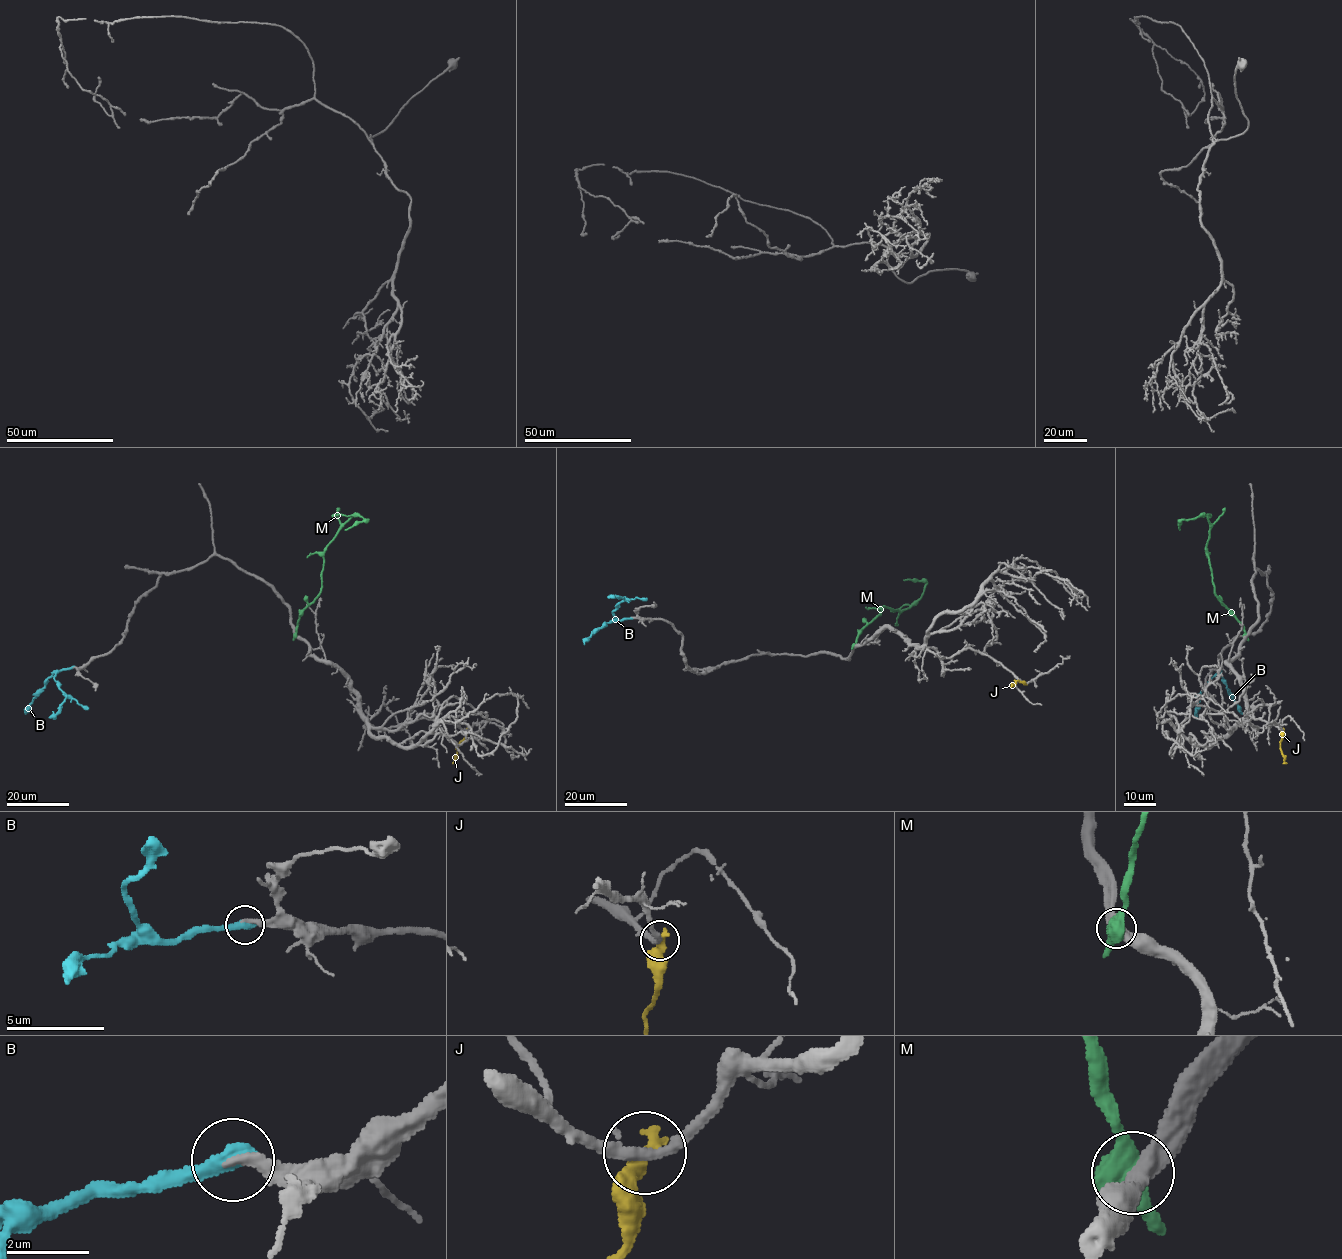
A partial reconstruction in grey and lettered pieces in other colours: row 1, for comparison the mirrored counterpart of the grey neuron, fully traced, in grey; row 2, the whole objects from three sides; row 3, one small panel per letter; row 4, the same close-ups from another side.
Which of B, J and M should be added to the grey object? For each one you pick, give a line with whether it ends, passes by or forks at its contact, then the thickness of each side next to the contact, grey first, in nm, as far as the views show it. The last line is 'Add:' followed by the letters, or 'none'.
B: it ends there; 280 nm thick on the grey side, 440 nm on the other
Add: B

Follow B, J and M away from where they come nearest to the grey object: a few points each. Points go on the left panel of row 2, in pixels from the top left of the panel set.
B: (73, 667), (56, 673), (54, 678), (65, 695), (65, 701), (60, 711), (49, 718)
J: (466, 730), (452, 763)
M: (295, 635), (299, 615), (322, 587), (324, 548), (353, 516), (367, 519), (357, 521), (345, 530)

